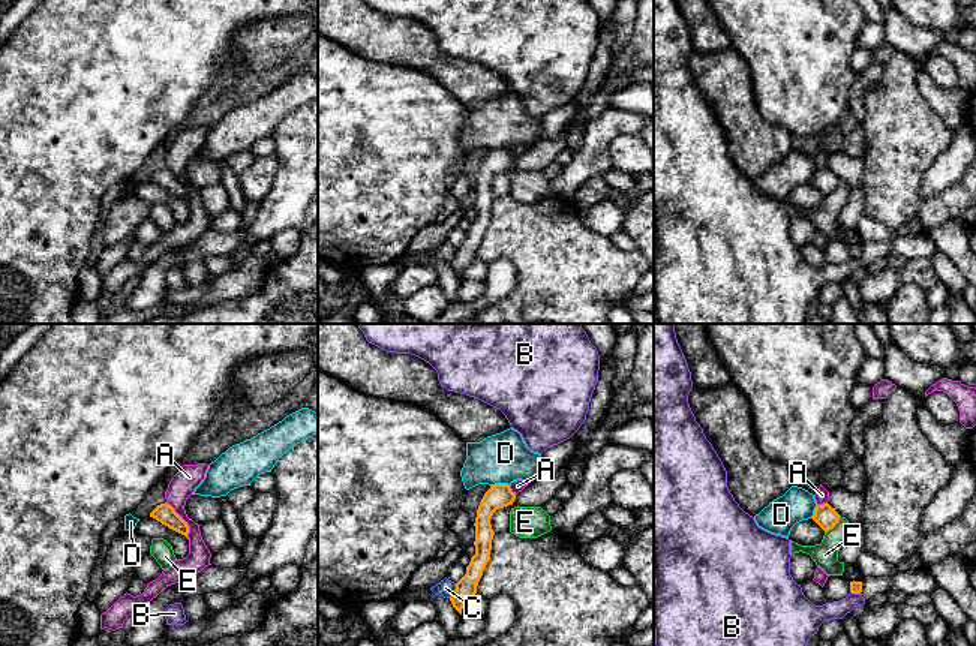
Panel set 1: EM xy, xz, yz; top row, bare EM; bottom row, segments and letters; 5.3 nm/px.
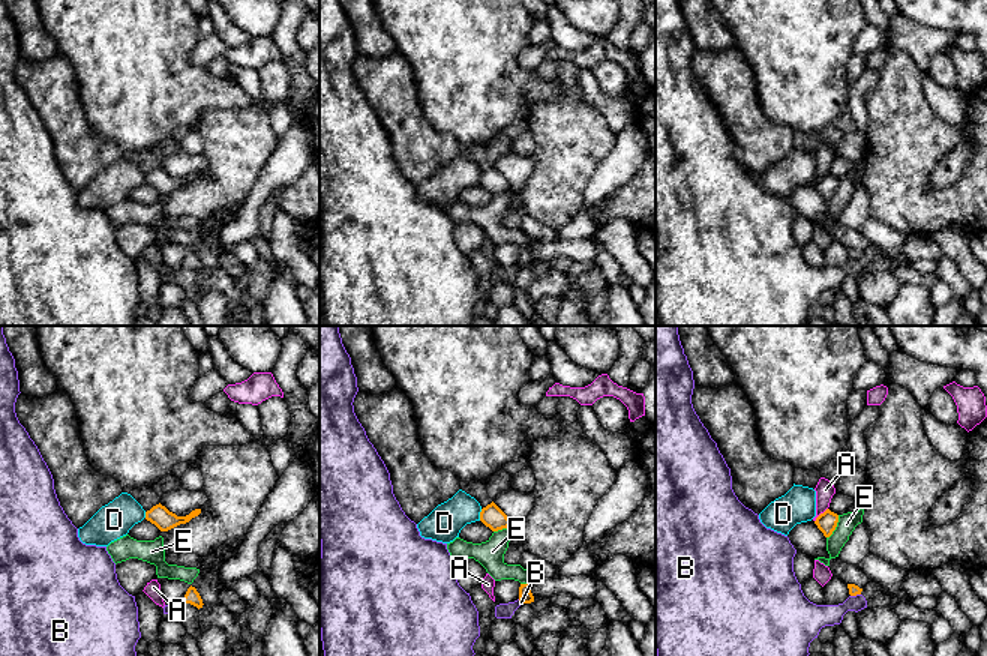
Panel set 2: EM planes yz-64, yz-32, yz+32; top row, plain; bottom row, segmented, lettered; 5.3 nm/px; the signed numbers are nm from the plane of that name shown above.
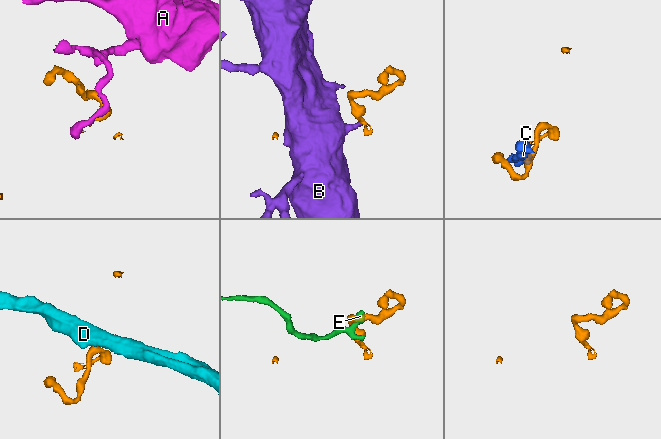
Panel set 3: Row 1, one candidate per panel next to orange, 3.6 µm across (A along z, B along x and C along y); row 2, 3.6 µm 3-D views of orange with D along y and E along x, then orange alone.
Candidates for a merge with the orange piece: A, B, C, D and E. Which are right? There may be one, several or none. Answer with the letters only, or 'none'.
none

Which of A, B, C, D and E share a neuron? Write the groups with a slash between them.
A / B / C / D / E

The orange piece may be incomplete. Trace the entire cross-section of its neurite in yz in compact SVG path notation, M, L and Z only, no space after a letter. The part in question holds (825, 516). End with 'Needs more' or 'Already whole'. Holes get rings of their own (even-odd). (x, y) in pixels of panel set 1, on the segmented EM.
M829 504L817 505L813 520L828 532L838 523L840 514Z. Already whole

